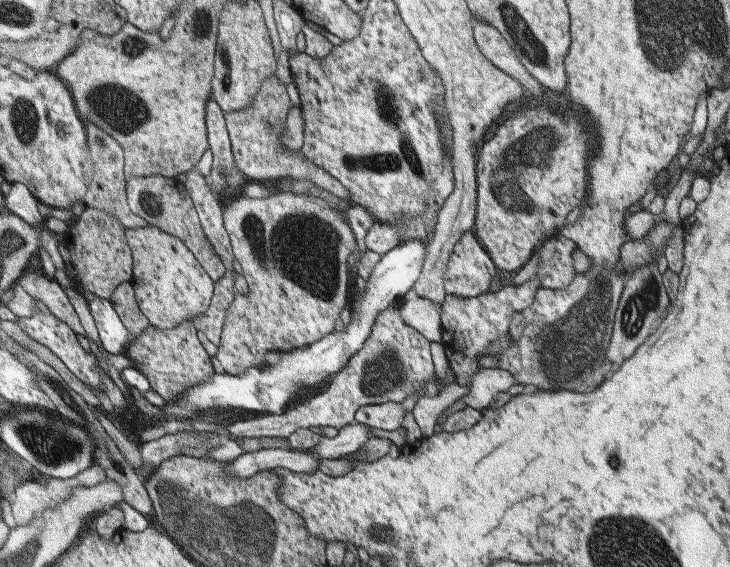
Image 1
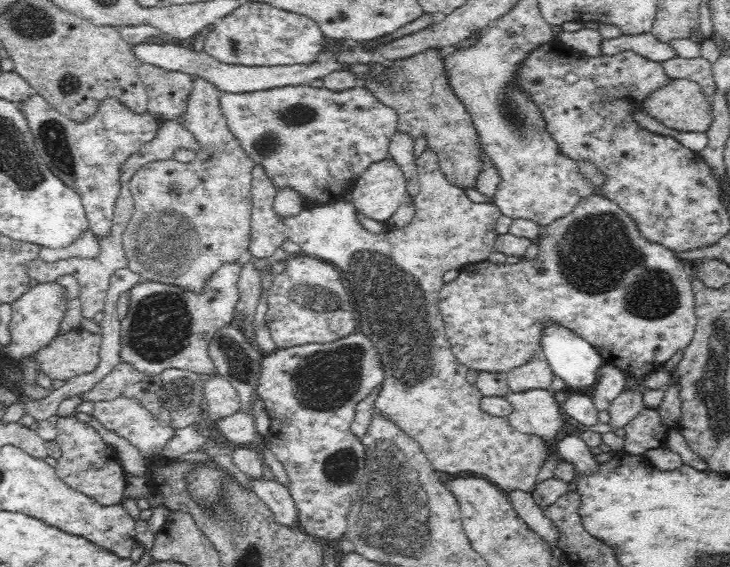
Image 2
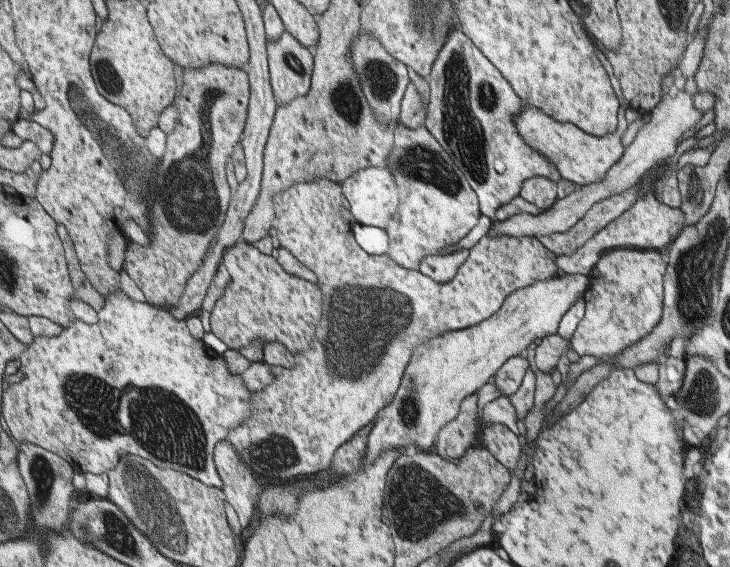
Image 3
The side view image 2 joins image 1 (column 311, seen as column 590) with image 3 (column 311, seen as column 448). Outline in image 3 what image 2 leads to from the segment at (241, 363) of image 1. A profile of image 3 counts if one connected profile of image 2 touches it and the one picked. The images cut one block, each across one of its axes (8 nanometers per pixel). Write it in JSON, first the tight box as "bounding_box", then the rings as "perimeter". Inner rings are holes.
{"bounding_box":[211,240,324,363],"perimeter":[[[238,240],[234,246],[231,246],[226,251],[223,262],[229,268],[231,281],[227,288],[228,294],[217,302],[217,307],[211,312],[212,330],[225,340],[231,349],[240,351],[253,363],[263,361],[262,349],[266,342],[280,342],[293,354],[308,350],[311,347],[312,338],[316,338],[314,336],[316,324],[324,320],[322,316],[324,294],[321,288],[316,283],[289,274],[277,261],[276,255],[260,252],[255,244],[246,241]]]}

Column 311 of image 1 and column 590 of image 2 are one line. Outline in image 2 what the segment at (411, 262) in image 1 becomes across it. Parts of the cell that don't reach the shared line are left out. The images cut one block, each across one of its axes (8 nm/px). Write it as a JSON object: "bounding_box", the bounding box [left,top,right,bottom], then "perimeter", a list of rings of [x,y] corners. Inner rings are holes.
{"bounding_box":[541,326,603,392],"perimeter":[[[550,326],[541,338],[542,357],[550,365],[552,374],[562,378],[569,390],[589,392],[598,382],[600,367],[603,365],[601,354],[575,332],[560,326]]]}

